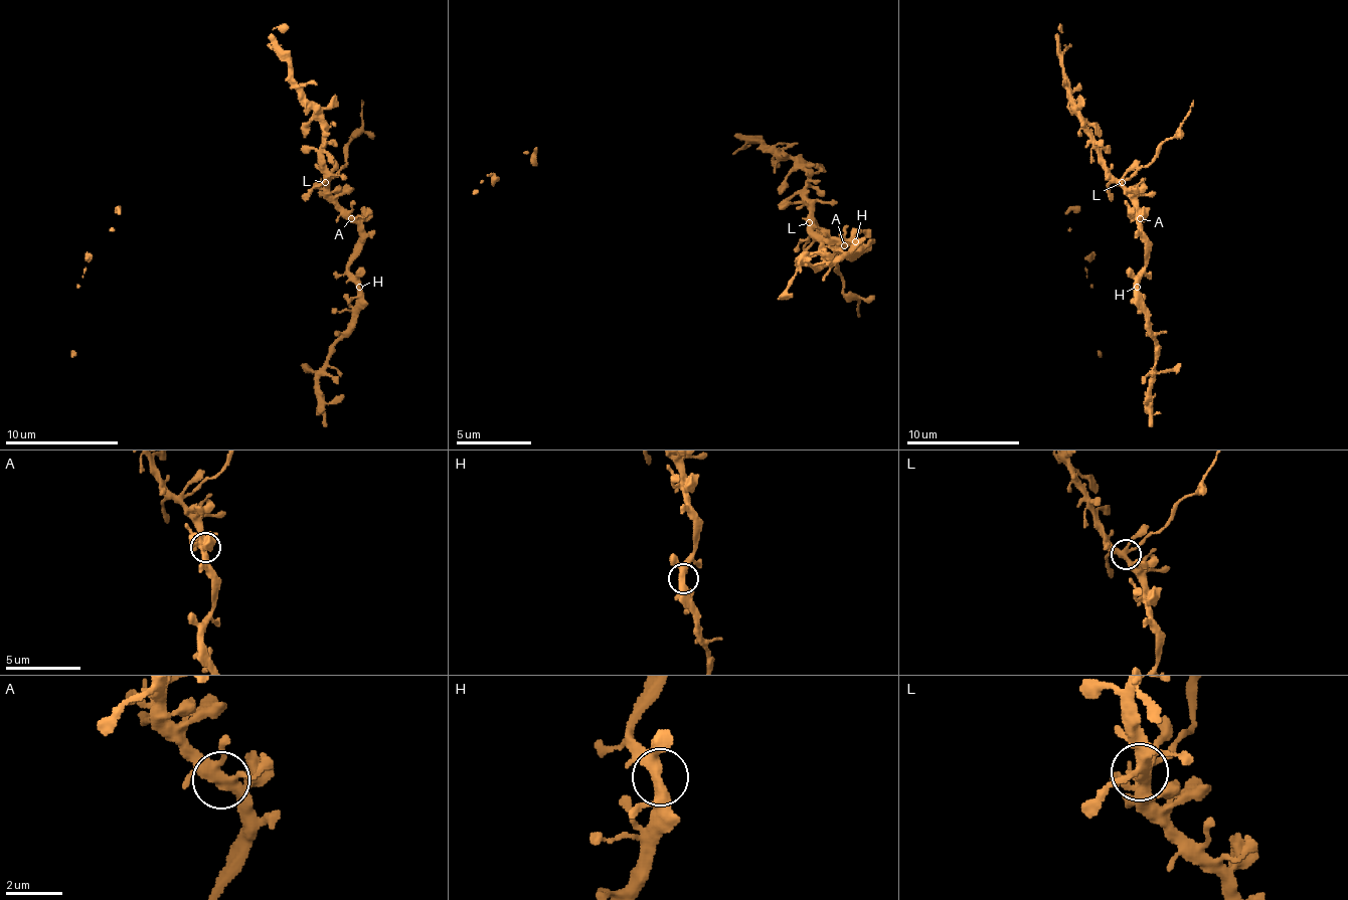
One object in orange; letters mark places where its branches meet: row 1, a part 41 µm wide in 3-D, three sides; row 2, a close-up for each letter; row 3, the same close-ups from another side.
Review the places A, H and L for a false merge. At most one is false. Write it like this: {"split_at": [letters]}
{"split_at": []}

